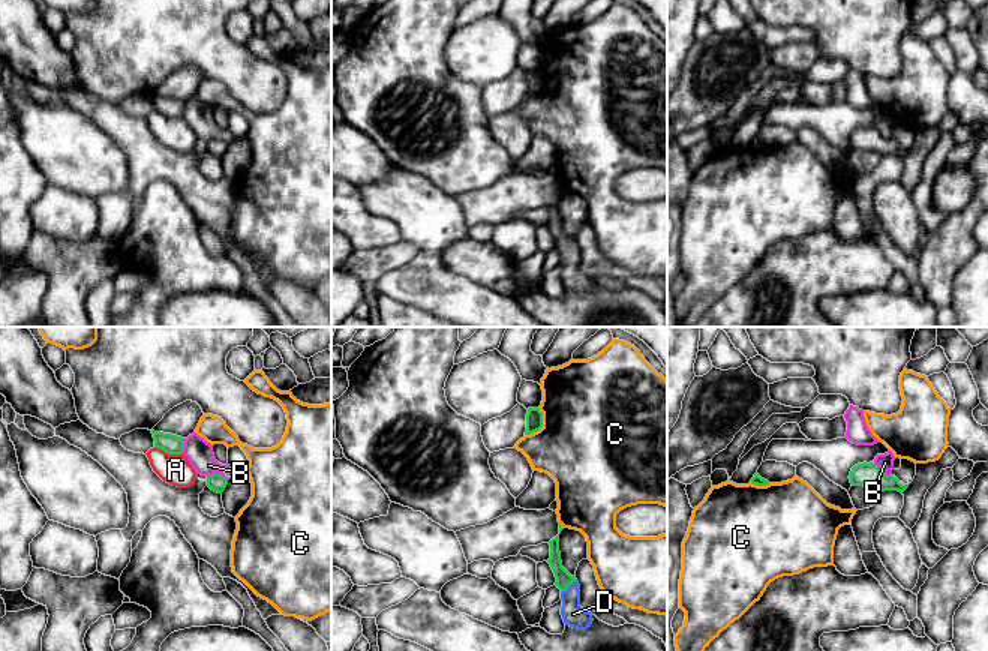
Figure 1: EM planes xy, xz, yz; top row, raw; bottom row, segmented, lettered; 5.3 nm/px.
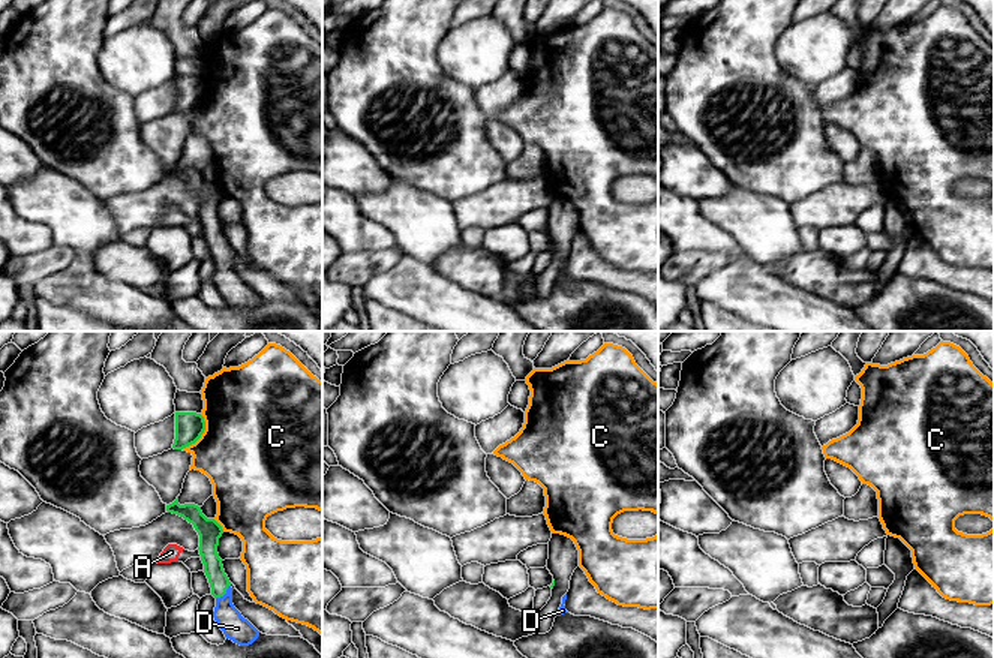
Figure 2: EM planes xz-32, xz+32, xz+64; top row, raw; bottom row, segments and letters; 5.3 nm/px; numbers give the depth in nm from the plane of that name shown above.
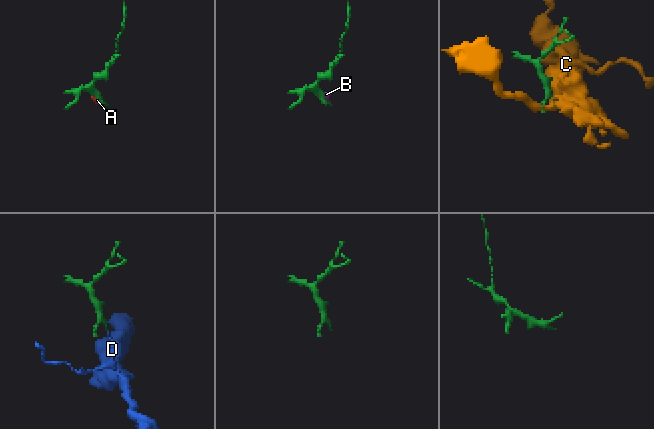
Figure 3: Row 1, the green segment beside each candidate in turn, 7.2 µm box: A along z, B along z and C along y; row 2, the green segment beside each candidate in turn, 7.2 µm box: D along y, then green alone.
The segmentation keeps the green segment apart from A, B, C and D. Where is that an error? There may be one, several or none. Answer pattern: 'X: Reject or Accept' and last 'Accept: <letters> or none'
A: Reject
B: Reject
C: Reject
D: Accept
Accept: D

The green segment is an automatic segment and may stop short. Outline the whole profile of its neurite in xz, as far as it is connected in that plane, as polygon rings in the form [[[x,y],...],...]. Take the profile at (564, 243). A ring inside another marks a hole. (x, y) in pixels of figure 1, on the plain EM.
[[[559,198],[549,206],[550,208],[550,222],[547,226],[550,228],[556,246],[555,249],[561,254],[561,279],[565,290],[570,290],[577,294],[586,294],[592,288],[592,278],[585,274],[580,270],[580,249],[574,240],[571,240],[564,231],[561,225],[559,216]]]

